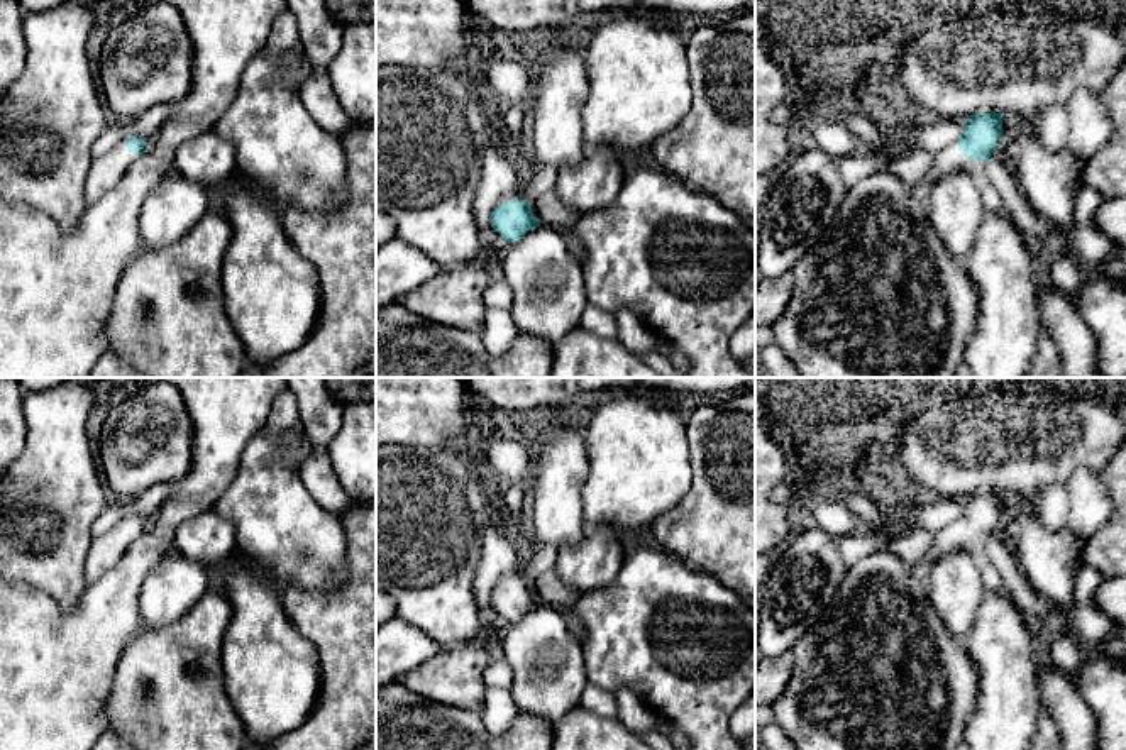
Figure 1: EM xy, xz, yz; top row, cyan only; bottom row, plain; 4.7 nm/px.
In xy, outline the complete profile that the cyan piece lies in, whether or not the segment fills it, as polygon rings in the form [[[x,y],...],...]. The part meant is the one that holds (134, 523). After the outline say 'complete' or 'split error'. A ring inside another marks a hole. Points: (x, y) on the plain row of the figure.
[[[127,516],[103,535],[91,538],[85,565],[88,586],[97,582],[120,562],[125,550],[144,535],[146,521],[147,520],[141,516]]]; split error

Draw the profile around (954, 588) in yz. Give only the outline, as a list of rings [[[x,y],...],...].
[[[955,549],[936,562],[926,579],[926,599],[952,637],[965,645],[984,593],[977,564],[969,552]]]

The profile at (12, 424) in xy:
[[[0,378],[0,477],[25,447],[24,394],[15,378]]]

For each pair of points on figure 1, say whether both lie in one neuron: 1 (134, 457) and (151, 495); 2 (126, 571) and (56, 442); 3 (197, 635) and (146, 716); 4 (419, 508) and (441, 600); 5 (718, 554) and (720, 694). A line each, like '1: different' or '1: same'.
1: different
2: different
3: same
4: same
5: different

